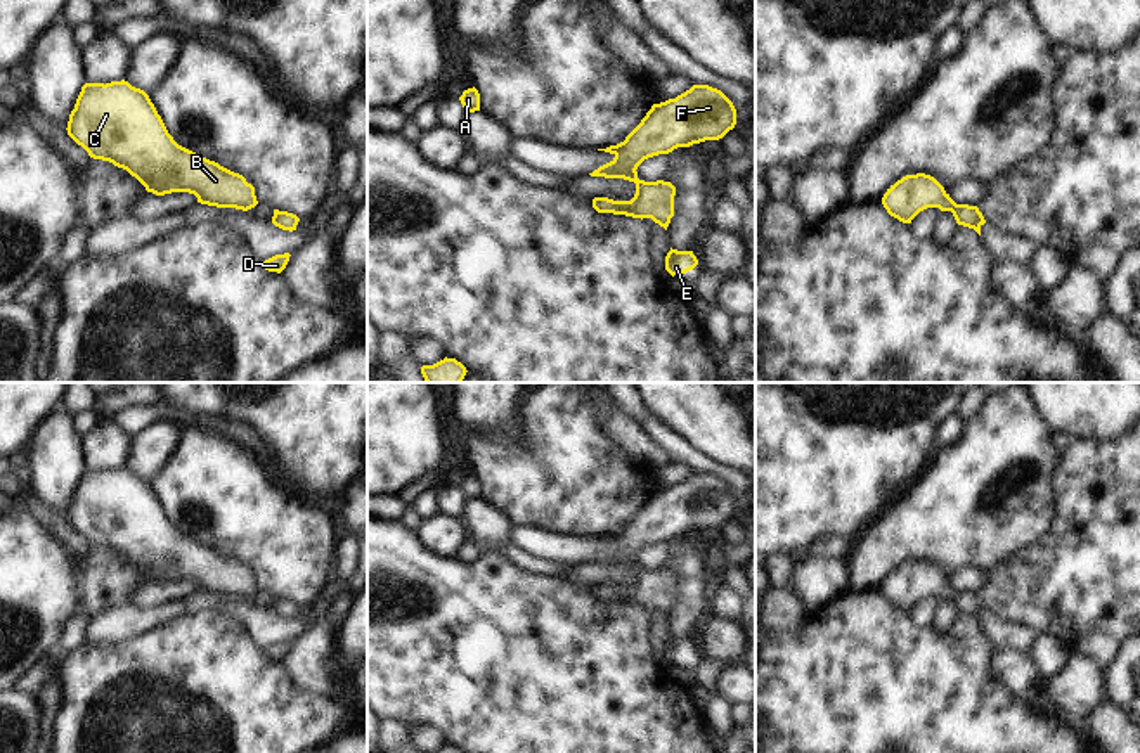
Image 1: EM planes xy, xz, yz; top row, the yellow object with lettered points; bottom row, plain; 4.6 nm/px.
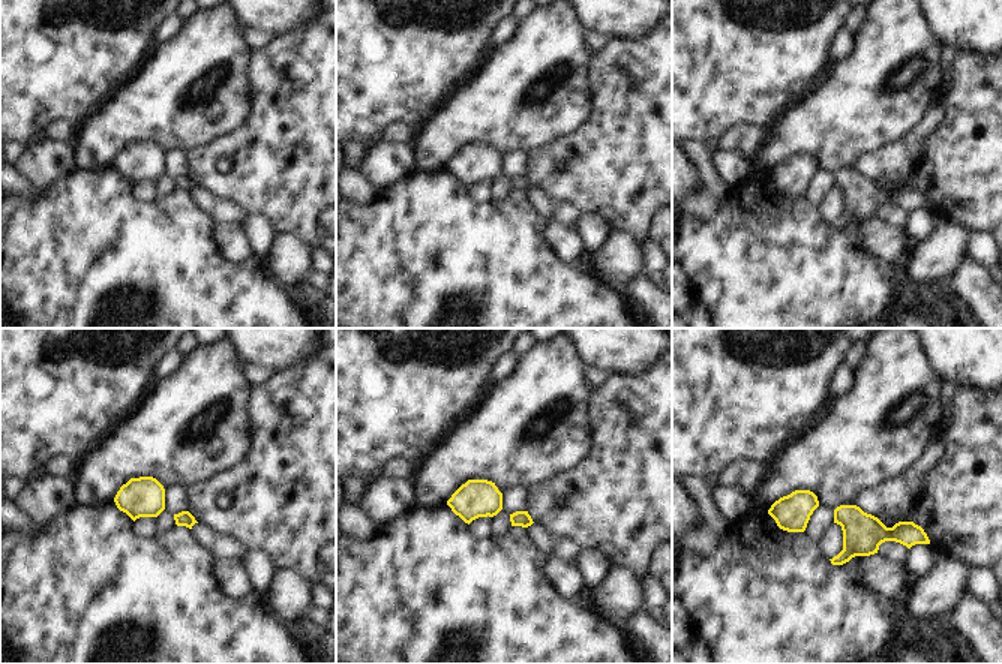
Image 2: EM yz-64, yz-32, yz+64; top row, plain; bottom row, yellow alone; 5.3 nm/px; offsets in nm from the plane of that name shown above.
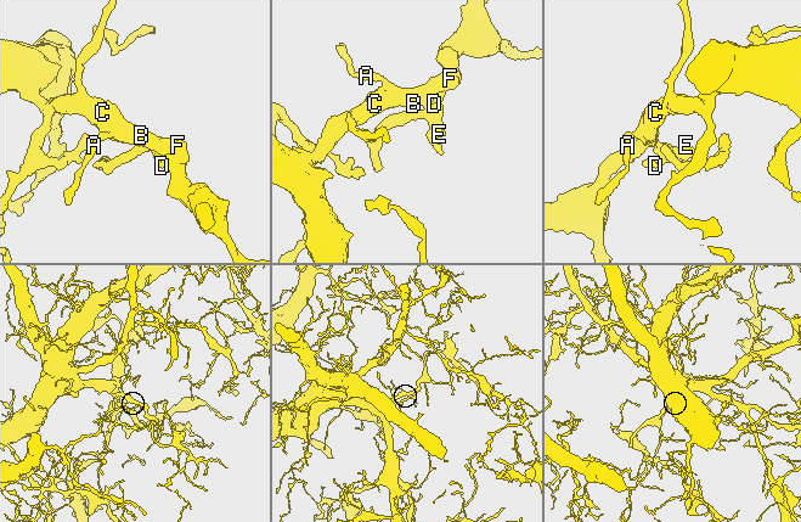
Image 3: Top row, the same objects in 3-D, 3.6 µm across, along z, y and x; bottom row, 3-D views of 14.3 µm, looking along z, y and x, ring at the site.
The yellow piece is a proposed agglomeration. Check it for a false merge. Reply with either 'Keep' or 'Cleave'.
Keep

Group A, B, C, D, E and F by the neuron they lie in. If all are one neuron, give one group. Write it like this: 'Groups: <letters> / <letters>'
Groups: A B C D E F

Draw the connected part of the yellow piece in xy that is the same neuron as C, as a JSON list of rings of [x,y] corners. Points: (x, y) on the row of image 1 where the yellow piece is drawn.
[[[125,80],[106,85],[85,83],[66,130],[90,158],[109,161],[126,170],[147,192],[156,196],[189,192],[201,204],[243,211],[258,204],[255,187],[243,175],[178,145],[168,133],[149,95]]]

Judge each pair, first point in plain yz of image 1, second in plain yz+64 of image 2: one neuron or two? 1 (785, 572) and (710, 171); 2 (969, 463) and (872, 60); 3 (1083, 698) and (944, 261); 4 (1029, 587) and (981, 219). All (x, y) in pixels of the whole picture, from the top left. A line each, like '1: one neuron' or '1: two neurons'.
1: one neuron
2: one neuron
3: one neuron
4: one neuron

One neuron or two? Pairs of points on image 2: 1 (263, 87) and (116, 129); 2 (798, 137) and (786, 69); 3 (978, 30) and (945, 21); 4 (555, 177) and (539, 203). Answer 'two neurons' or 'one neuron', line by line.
1: two neurons
2: two neurons
3: one neuron
4: two neurons

